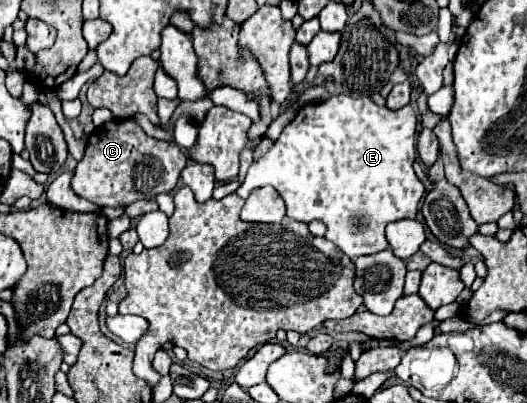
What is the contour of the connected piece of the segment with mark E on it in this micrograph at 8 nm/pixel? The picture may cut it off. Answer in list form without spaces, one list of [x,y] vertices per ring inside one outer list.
[[[330,96],[326,102],[304,106],[298,112],[298,116],[284,128],[272,148],[248,168],[246,180],[236,190],[236,194],[246,198],[252,190],[270,184],[284,198],[286,216],[298,222],[324,222],[324,238],[334,242],[348,258],[354,260],[358,256],[376,254],[388,246],[384,236],[386,224],[400,218],[416,218],[418,202],[424,196],[424,184],[416,178],[412,168],[418,158],[416,128],[418,116],[412,106],[388,110],[386,106],[376,106],[368,96]]]

